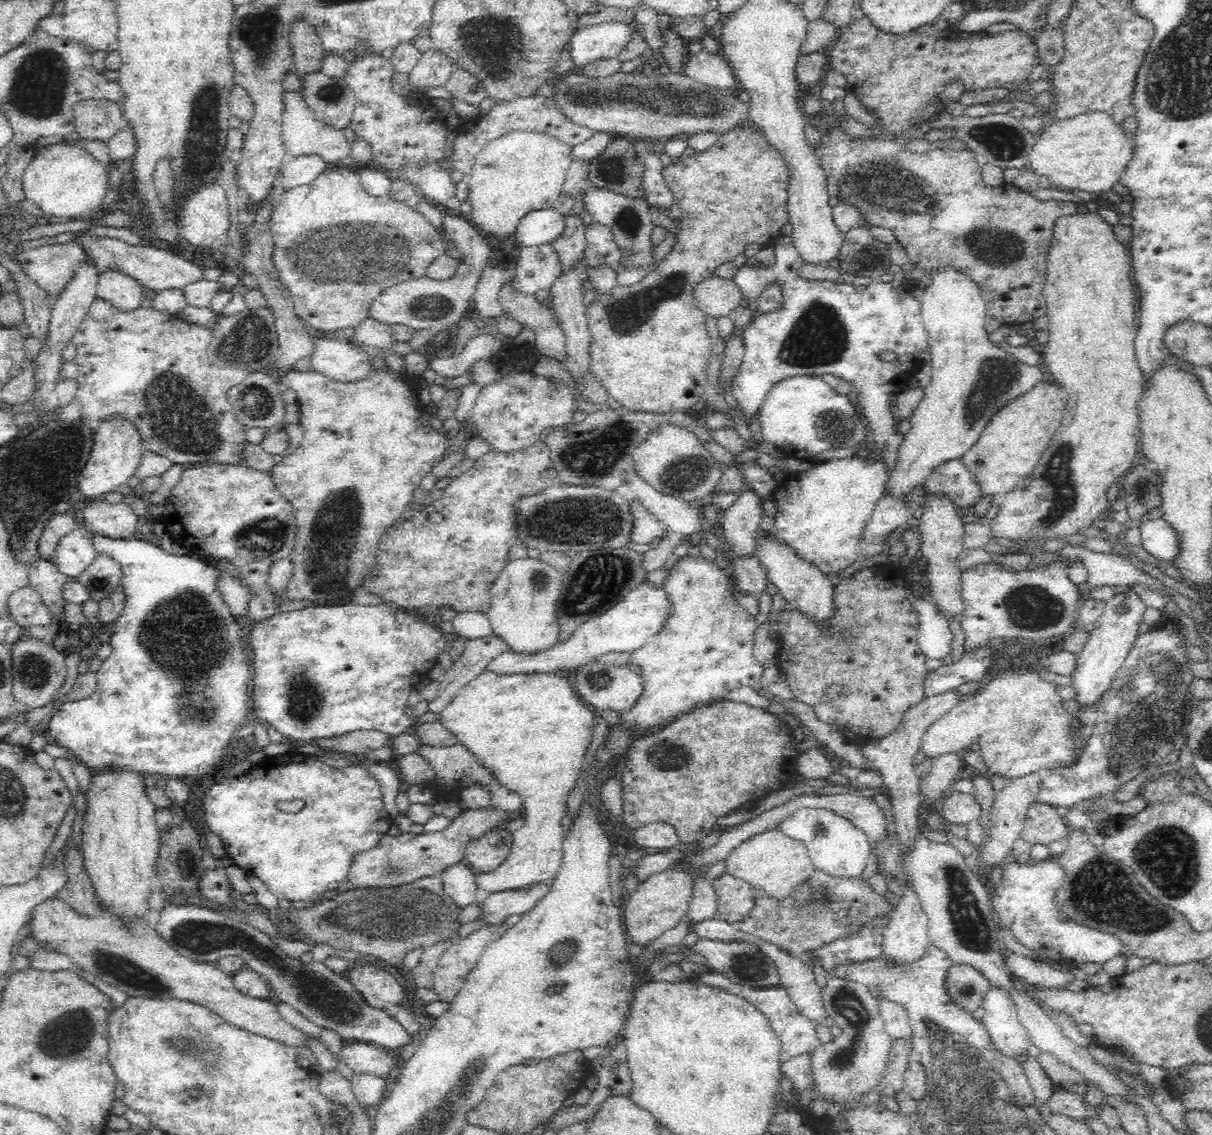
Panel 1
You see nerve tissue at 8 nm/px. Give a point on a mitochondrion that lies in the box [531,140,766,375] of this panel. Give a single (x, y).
(628, 315)

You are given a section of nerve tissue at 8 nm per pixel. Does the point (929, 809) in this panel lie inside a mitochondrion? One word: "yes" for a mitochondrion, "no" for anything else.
no

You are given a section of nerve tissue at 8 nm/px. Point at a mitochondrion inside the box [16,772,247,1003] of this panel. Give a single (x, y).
(129, 974)

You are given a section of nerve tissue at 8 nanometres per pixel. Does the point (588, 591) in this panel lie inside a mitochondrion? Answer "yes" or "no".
yes

